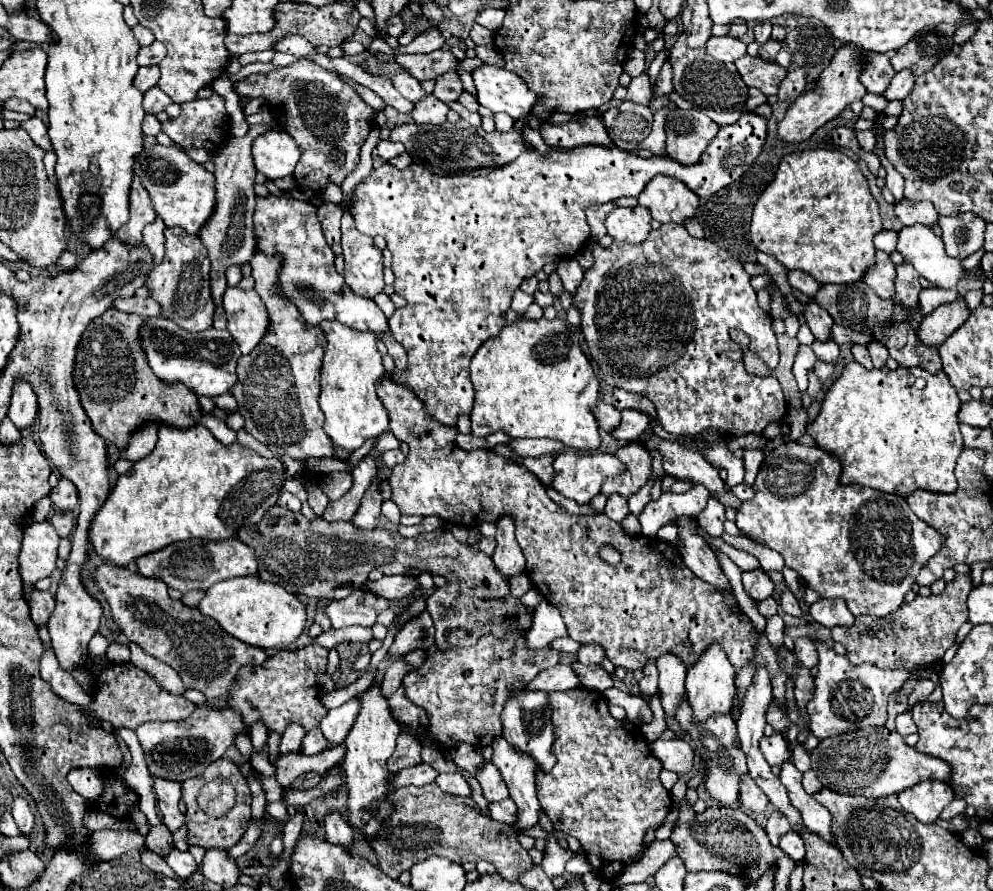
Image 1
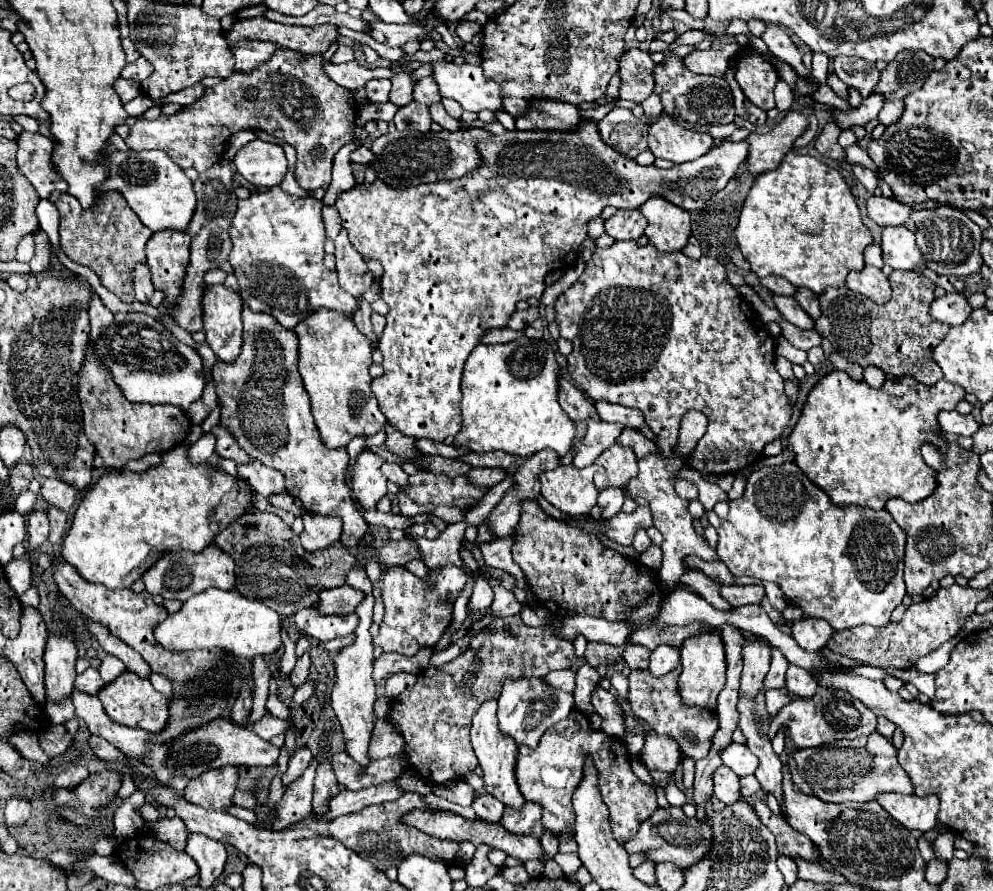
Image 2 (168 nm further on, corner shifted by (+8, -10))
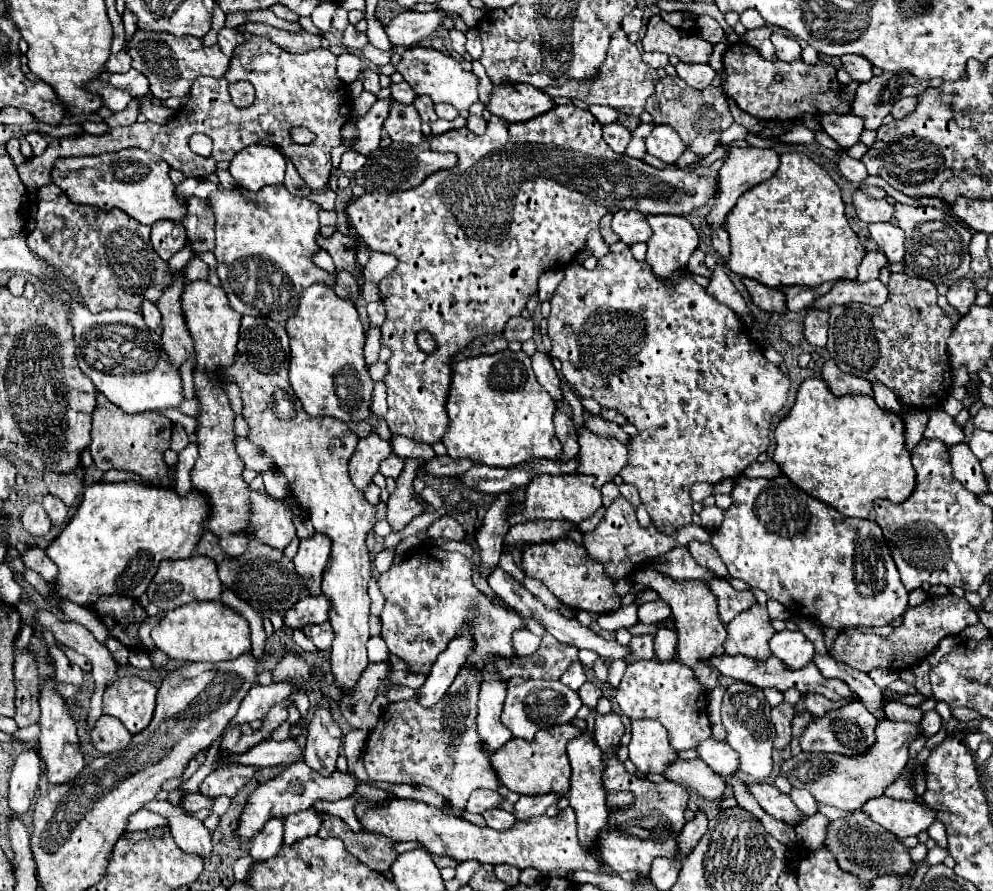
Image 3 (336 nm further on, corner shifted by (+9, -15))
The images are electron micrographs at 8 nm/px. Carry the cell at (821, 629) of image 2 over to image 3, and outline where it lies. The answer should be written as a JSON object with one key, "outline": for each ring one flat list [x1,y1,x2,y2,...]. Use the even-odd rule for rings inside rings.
{"outline":[[791,630,775,632,773,638,769,640,769,648,771,654,785,664,785,668,793,670,809,664,815,654,813,644,801,632,791,632]]}

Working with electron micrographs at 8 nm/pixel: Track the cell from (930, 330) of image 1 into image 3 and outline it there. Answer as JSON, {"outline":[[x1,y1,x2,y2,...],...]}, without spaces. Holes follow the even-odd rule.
{"outline":[[965,278,965,280,957,280,949,286,947,290,947,300,949,304,959,312,959,314,965,314,969,310,971,304,975,304,975,284,973,280]]}

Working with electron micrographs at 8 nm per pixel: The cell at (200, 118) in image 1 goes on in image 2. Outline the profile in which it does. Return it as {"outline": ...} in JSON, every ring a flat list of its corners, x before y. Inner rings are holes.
{"outline":[[280,49,260,69,254,69,250,73,232,73,230,77,226,77,216,87,210,87,202,99,198,99,196,103,192,103,188,107,182,107,174,115,160,115,154,121,140,117,136,121,136,125,132,127,132,133,126,139,126,145,134,151,162,149,178,167,182,167,182,169,192,167,198,173,202,173,202,171,210,169,212,163,220,161,220,155,224,152,226,141,232,137,234,131,262,129,262,131,278,137,280,141,284,141,296,149,298,161,294,165,294,177,304,191,316,191,316,189,324,189,330,185,334,155,338,153,338,149,342,145,352,141,352,131,356,127,354,121,356,121,356,101,348,89,336,85,324,73,322,57,304,57,304,55,298,55,296,51],[250,87,258,89,258,95,252,101,246,99,246,91]]}

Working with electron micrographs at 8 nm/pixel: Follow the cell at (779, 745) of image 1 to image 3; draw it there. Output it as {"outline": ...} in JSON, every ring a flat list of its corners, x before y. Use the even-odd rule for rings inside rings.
{"outline":[[709,738,709,740,703,740,703,744,697,744,695,752,717,774,737,772,737,766,739,766,737,752,733,752,733,748,729,748,727,742,717,742]]}

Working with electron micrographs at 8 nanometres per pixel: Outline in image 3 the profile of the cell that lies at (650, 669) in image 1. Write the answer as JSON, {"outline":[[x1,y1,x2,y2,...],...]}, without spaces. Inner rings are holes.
{"outline":[[633,636,629,642,629,648,633,648,633,656,637,660,653,660,653,636]]}

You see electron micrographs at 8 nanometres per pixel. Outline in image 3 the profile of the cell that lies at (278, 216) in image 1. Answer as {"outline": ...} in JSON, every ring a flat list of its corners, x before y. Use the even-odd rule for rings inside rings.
{"outline":[[283,184,265,186,265,188,261,188,259,192,249,192,249,190,243,190,243,188,239,188,239,186,231,188,231,190,215,190,215,192,209,194,207,202,209,202,209,208,215,212,215,250,213,250,213,252,215,252,215,258,217,258,217,276,219,276,219,280,221,280,221,288,225,290,231,306,233,306,239,314,247,314,247,316,261,316,261,314,263,314,265,318,271,318,271,320,283,324,287,318,291,318,291,316,295,314,297,302,299,302,299,296,301,296,301,290,303,290,303,288,307,288,309,284,317,284,317,282,327,284,327,286,333,286,335,276,329,274,329,272,325,272,325,270,321,270,319,266,315,266,315,264,311,262,311,254,315,254,315,252,319,250,317,240,315,240,315,236,317,236,317,232,319,232,319,218,317,218,317,212,319,212,319,208,321,208,319,204,311,202,309,198,299,198,299,196,289,194]]}

